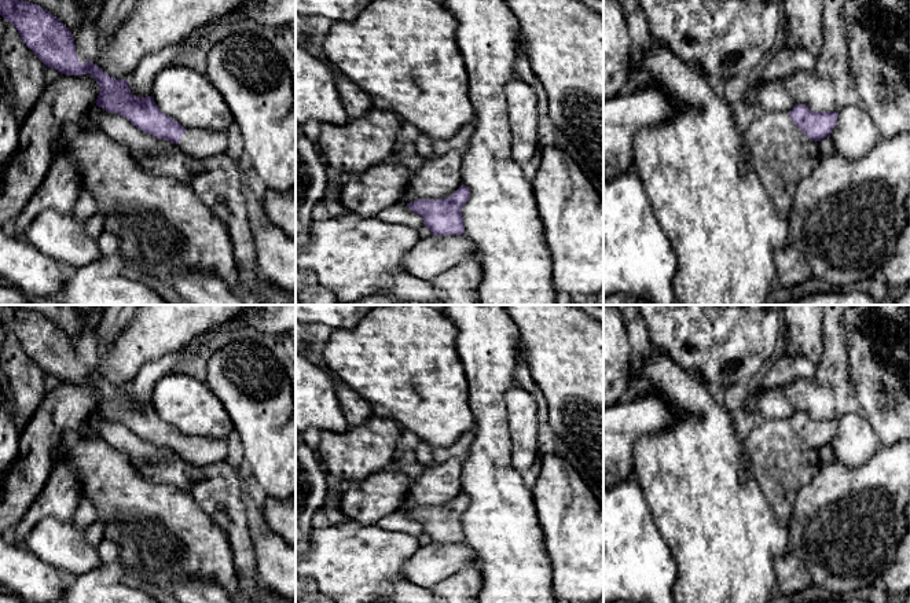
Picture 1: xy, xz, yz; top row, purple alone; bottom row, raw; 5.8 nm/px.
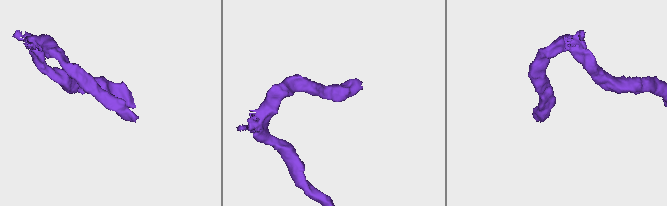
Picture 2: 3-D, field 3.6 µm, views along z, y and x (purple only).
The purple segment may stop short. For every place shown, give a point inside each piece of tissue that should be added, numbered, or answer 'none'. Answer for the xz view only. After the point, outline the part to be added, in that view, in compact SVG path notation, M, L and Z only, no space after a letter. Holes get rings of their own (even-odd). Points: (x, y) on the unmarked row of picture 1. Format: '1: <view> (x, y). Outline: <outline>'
none

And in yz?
none

